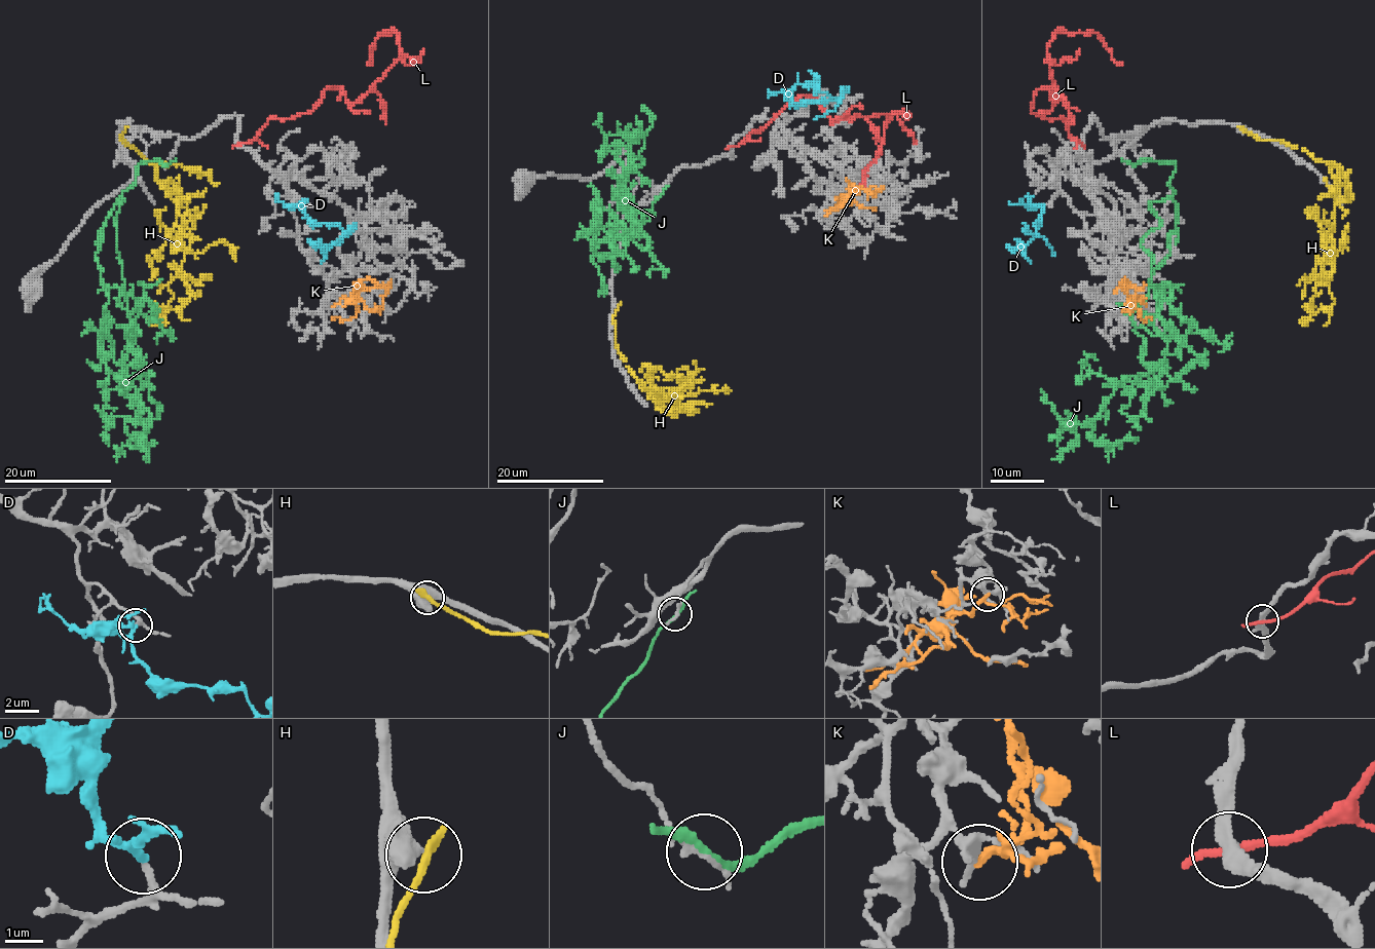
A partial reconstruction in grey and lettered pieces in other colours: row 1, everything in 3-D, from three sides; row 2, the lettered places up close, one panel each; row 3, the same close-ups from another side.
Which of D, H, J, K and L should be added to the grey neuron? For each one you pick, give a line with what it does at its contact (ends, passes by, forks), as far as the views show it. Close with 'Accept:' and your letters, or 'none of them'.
D: It passes by
Accept: D

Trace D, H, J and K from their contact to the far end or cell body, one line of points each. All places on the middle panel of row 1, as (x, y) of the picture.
D: (799, 109), (806, 102), (835, 100), (817, 88), (817, 78), (809, 71)
H: (617, 306), (616, 346), (641, 386), (653, 399), (678, 399), (661, 392), (663, 399), (649, 365), (639, 371)
J: (661, 193), (616, 237), (610, 205), (630, 229), (621, 200), (642, 216), (618, 194), (643, 139), (602, 121)
K: (862, 187), (857, 192), (851, 192), (849, 202), (825, 216)

